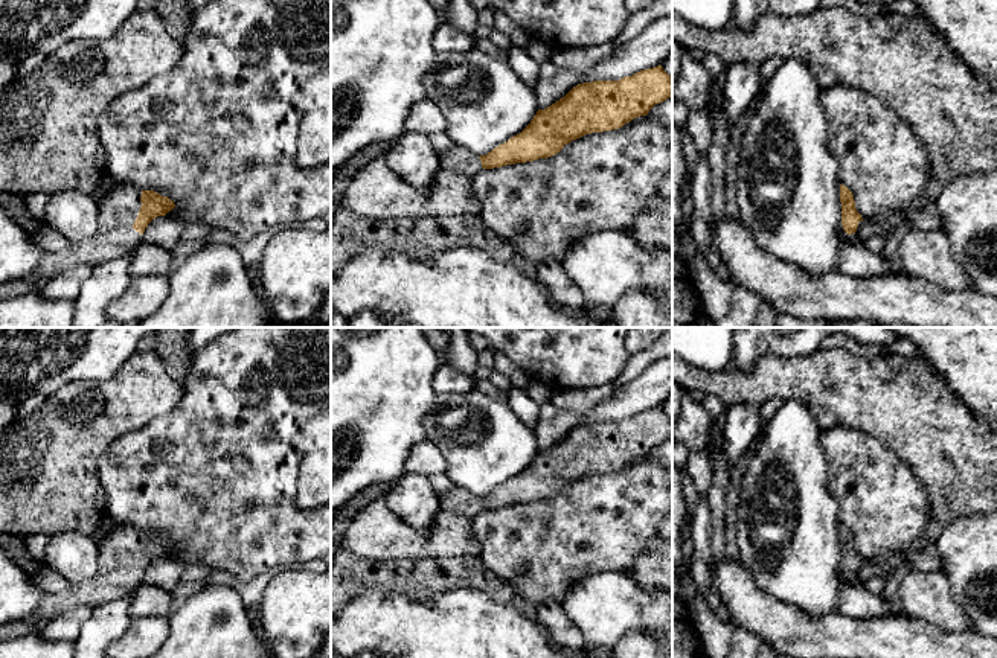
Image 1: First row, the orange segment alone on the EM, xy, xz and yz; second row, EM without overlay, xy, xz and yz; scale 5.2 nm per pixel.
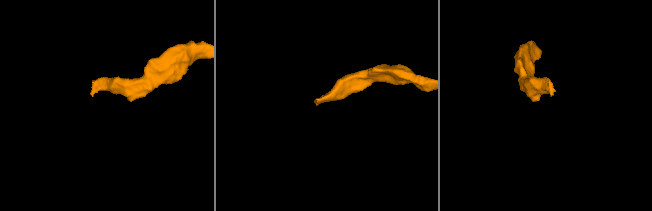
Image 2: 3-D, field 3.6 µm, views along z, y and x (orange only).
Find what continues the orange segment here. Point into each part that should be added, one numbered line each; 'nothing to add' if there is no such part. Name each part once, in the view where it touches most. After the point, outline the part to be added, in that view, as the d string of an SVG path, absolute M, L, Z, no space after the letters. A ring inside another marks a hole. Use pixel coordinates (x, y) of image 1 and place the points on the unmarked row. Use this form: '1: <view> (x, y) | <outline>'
1: xy (115, 578) | M117 524L114 532L99 542L96 574L58 594L43 593L27 617L0 626L0 641L40 634L50 620L66 611L82 605L95 608L131 593L142 583L142 576L133 570L142 547L140 536L140 530Z

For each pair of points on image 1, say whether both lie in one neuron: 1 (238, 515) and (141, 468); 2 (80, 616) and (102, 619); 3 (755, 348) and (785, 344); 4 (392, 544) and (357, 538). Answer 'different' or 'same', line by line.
1: same
2: different
3: same
4: same

